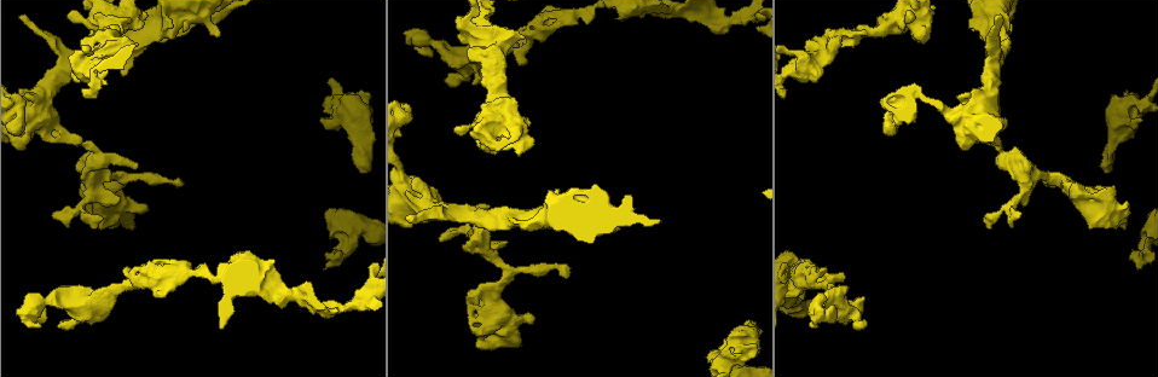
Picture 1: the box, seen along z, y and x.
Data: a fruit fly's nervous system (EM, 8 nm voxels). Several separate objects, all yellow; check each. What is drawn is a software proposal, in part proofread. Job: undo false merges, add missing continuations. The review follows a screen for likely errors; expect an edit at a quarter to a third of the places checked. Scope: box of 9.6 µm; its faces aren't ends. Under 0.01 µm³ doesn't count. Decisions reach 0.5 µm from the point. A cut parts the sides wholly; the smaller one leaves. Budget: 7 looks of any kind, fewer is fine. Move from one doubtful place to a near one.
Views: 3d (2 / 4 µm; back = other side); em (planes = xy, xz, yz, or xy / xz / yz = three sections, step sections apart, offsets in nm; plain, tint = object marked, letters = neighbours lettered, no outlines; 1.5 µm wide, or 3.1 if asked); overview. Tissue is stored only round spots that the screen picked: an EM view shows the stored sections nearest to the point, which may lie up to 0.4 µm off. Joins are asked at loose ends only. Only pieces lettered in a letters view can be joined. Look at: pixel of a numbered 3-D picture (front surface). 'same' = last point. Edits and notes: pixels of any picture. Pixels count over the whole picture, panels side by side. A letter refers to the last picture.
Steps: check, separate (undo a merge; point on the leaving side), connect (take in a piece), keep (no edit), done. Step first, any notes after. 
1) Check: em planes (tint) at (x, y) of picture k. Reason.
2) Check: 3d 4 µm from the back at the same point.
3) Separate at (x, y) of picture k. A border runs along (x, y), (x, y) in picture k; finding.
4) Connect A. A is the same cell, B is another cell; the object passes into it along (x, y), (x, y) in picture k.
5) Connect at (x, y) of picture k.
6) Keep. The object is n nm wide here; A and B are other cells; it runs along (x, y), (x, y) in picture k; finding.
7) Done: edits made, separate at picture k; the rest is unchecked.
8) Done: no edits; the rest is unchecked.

Check: 3d 2 µm at (136, 43) of picture 1. Free end.

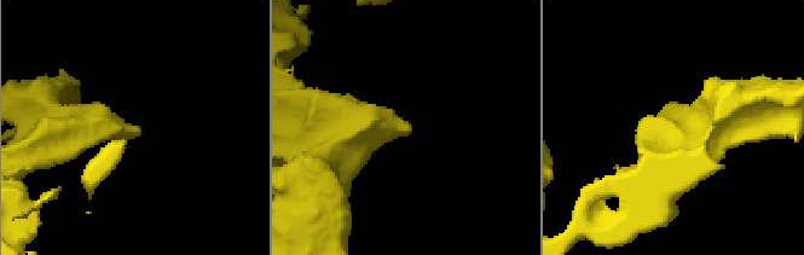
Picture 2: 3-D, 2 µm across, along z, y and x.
Check: em xy step 8 (tint) at (138, 133) of picture 2. Need the tissue.

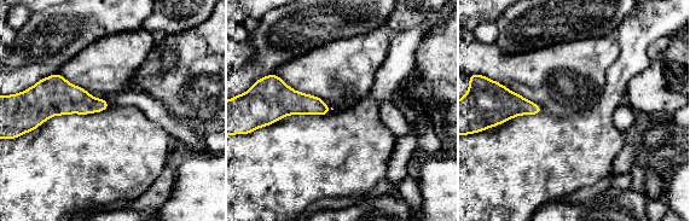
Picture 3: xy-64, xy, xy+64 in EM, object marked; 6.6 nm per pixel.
Check: em planes (letters) at the same point. Another direction.

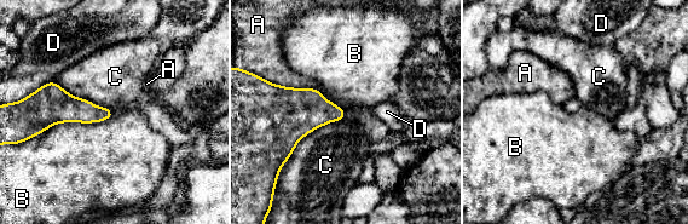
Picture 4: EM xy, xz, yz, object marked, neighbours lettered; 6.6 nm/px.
Keep. The object is 150 nm wide here; A, B, C and D are other cells; none of them fits.

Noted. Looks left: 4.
Check: em planes (letters) at (218, 36) of picture 1. Branch stops here.

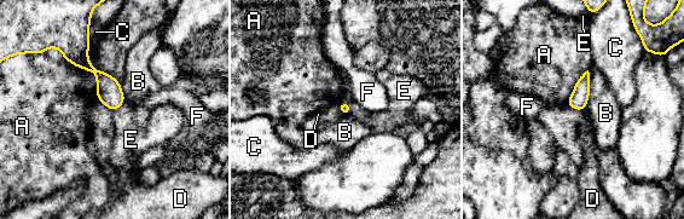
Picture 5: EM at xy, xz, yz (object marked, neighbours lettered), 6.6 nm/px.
Keep. A, B, C, D, E and F are other cells; it runs along (76, 46), (115, 105) in picture 5; none of them fits.

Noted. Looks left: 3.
Check: 3d 4 µm at (1108, 173) of picture 1. Branch stops here.

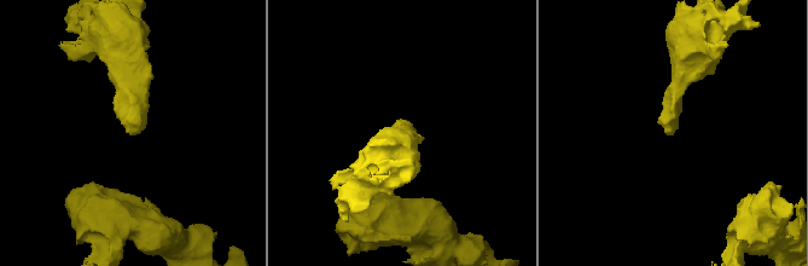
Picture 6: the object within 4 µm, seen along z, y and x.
Check: em planes (letters) at (128, 130) of picture 6.

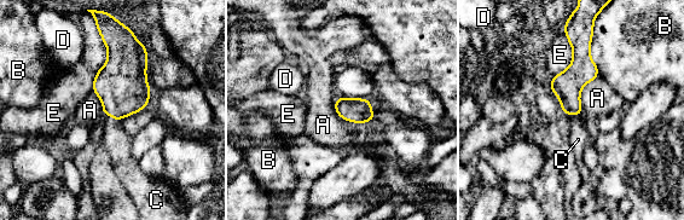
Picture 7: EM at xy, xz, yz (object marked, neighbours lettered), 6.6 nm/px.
Connect at (116, 142) of picture 7. The object is 160 nm wide here; C is the same cell, A, B, D and E are other cells; the object passes into it along (121, 84), (112, 119), (116, 142) in picture 7; it goes on there.

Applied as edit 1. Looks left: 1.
Done: edits made, connect at picture 7; the rest is unchecked.

